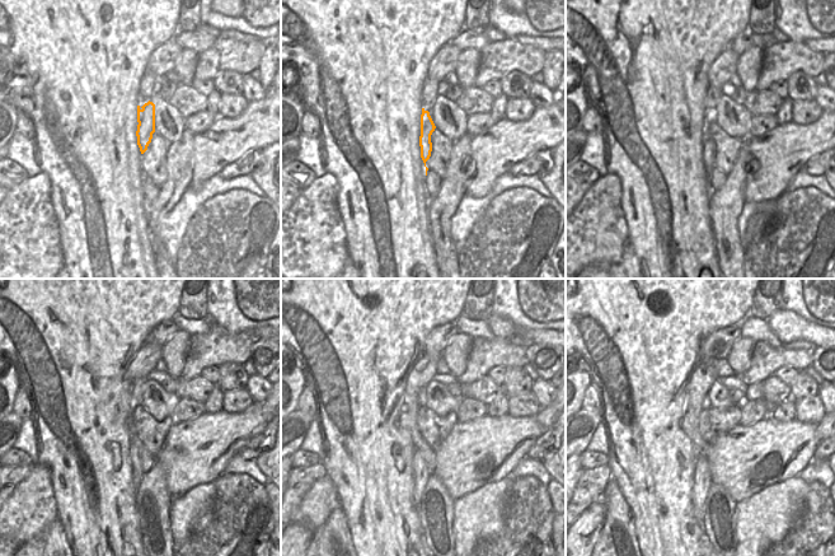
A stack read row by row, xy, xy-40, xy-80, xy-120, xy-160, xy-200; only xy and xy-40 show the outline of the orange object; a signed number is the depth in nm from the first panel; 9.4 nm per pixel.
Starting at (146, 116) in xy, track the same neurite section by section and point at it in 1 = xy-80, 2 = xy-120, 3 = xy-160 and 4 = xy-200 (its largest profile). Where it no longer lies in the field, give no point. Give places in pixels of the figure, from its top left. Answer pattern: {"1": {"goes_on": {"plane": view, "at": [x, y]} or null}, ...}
{"1": {"goes_on": {"plane": "xy-80", "at": [709, 146]}}, "2": {"goes_on": {"plane": "xy-120", "at": [137, 473]}}, "3": {"goes_on": {"plane": "xy-160", "at": [418, 465]}}, "4": {"goes_on": {"plane": "xy-200", "at": [702, 477]}}}

